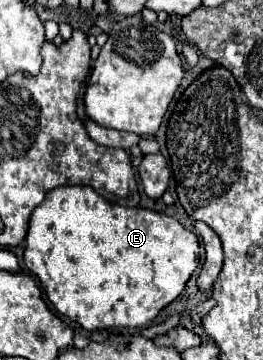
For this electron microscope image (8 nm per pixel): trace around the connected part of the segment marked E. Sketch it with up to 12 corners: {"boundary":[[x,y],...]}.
{"boundary":[[46,193],[24,263],[86,331],[146,327],[200,241],[174,217]]}

